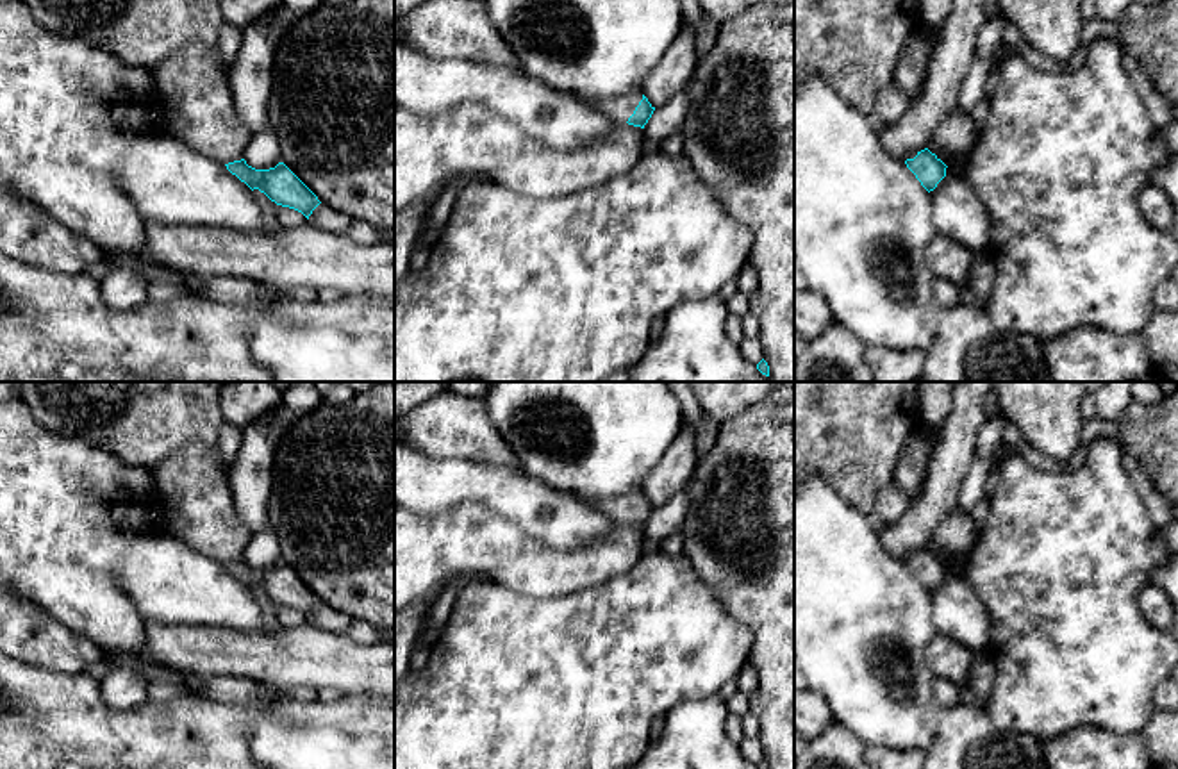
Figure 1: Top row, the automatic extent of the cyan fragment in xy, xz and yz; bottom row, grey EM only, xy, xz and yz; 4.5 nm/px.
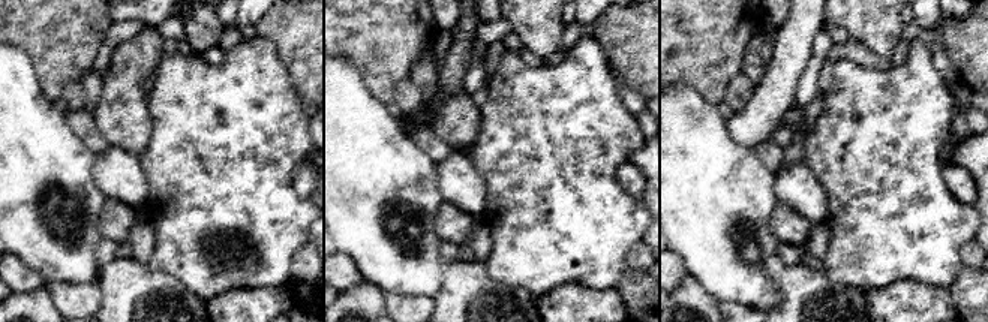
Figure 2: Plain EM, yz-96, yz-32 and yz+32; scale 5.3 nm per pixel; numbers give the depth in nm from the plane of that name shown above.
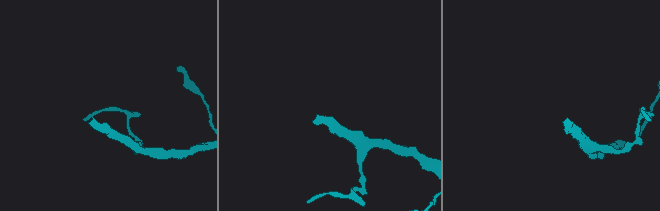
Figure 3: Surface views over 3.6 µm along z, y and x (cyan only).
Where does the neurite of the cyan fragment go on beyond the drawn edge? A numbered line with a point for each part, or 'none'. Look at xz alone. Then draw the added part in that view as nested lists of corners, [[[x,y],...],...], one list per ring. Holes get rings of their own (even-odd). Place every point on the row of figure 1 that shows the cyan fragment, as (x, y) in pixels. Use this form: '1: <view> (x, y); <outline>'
1: xz (622, 107); [[[635,89],[616,98],[589,100],[601,114],[616,123],[626,123],[643,100],[643,91]]]

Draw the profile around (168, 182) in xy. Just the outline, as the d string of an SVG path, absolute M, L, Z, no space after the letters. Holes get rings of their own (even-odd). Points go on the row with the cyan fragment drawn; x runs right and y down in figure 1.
M145 136L125 150L118 182L143 223L264 232L255 193L225 164L173 136Z

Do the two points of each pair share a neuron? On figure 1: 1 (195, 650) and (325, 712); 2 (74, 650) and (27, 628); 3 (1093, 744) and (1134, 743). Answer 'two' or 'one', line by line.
1: two
2: one
3: one

